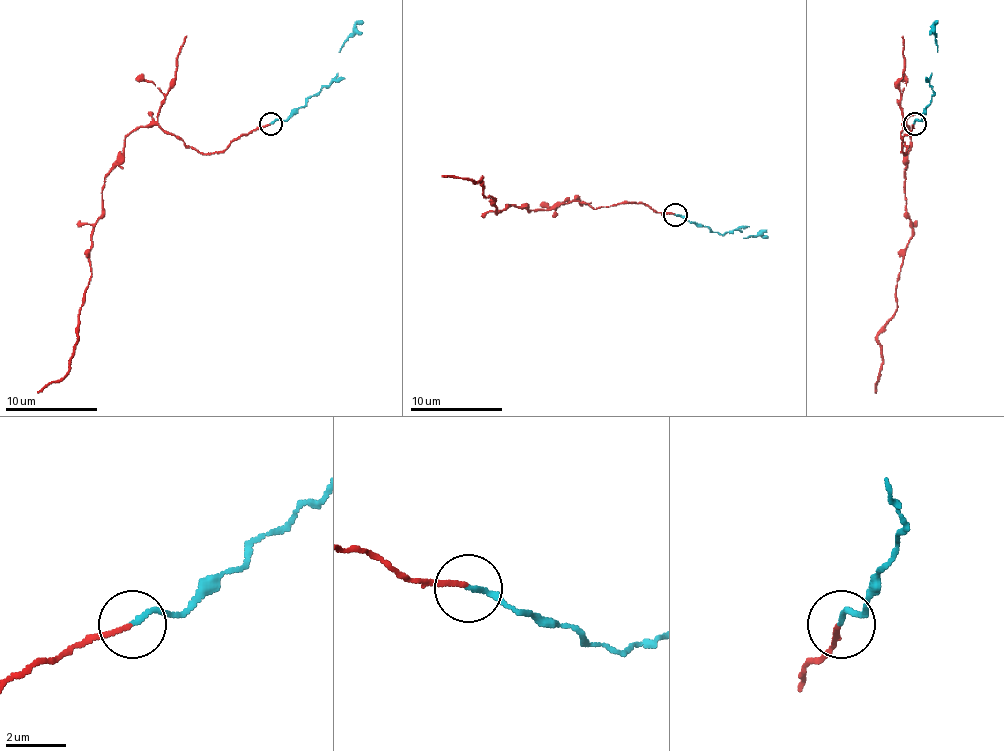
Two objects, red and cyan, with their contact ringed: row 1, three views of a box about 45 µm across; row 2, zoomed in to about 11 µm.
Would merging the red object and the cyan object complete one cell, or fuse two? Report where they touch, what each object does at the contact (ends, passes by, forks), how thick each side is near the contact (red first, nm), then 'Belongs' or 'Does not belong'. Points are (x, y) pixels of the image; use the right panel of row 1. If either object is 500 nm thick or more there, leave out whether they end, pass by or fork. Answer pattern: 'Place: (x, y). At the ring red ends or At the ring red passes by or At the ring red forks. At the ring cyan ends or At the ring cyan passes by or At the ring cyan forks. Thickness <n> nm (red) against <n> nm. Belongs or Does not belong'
Place: (914, 123). At the ring red ends. At the ring cyan ends. Thickness 150 nm (red) against 150 nm. Belongs

